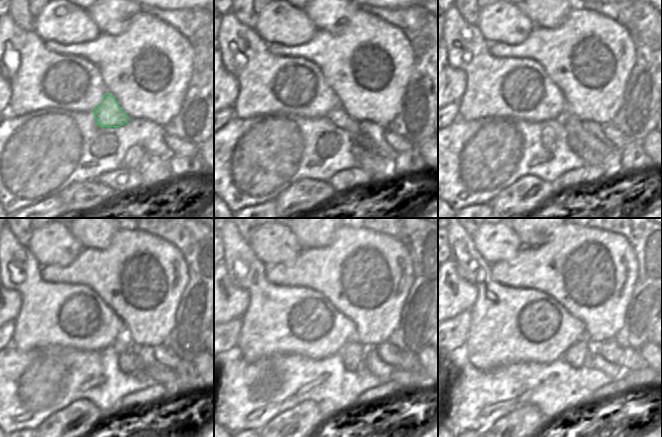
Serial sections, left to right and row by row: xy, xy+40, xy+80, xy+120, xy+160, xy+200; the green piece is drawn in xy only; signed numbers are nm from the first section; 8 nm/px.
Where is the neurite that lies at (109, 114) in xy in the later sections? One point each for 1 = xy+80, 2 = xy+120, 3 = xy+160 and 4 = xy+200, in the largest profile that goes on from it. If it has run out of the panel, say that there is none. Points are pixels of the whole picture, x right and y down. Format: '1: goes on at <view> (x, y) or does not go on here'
1: goes on at xy+80 (571, 124)
2: goes on at xy+120 (161, 375)
3: goes on at xy+160 (385, 372)
4: goes on at xy+200 (614, 371)

